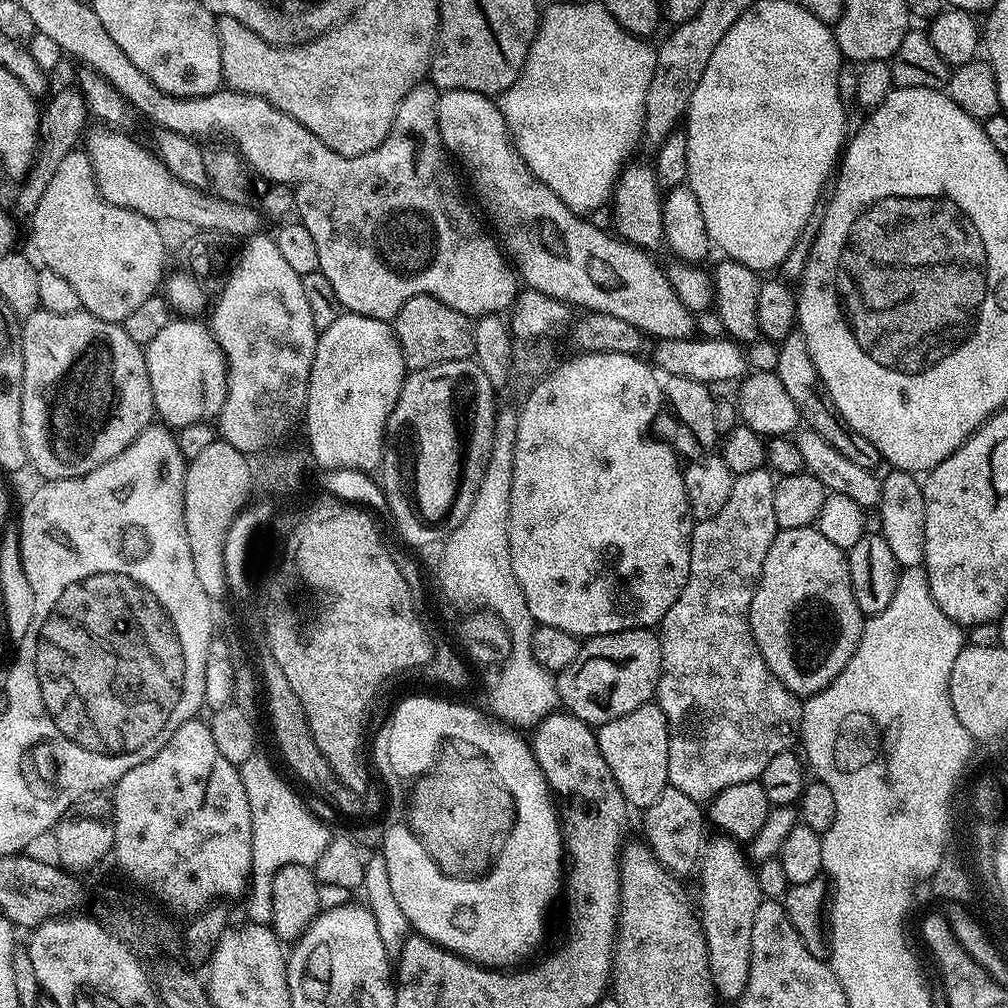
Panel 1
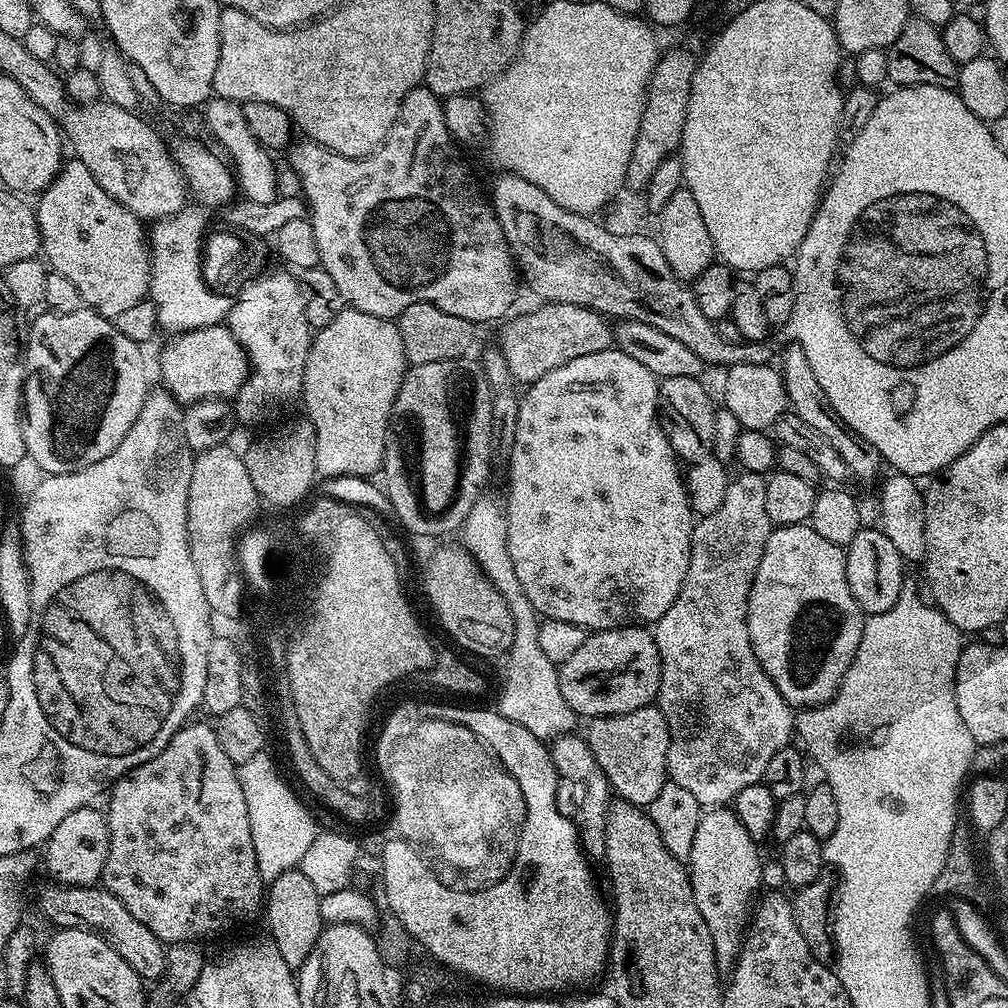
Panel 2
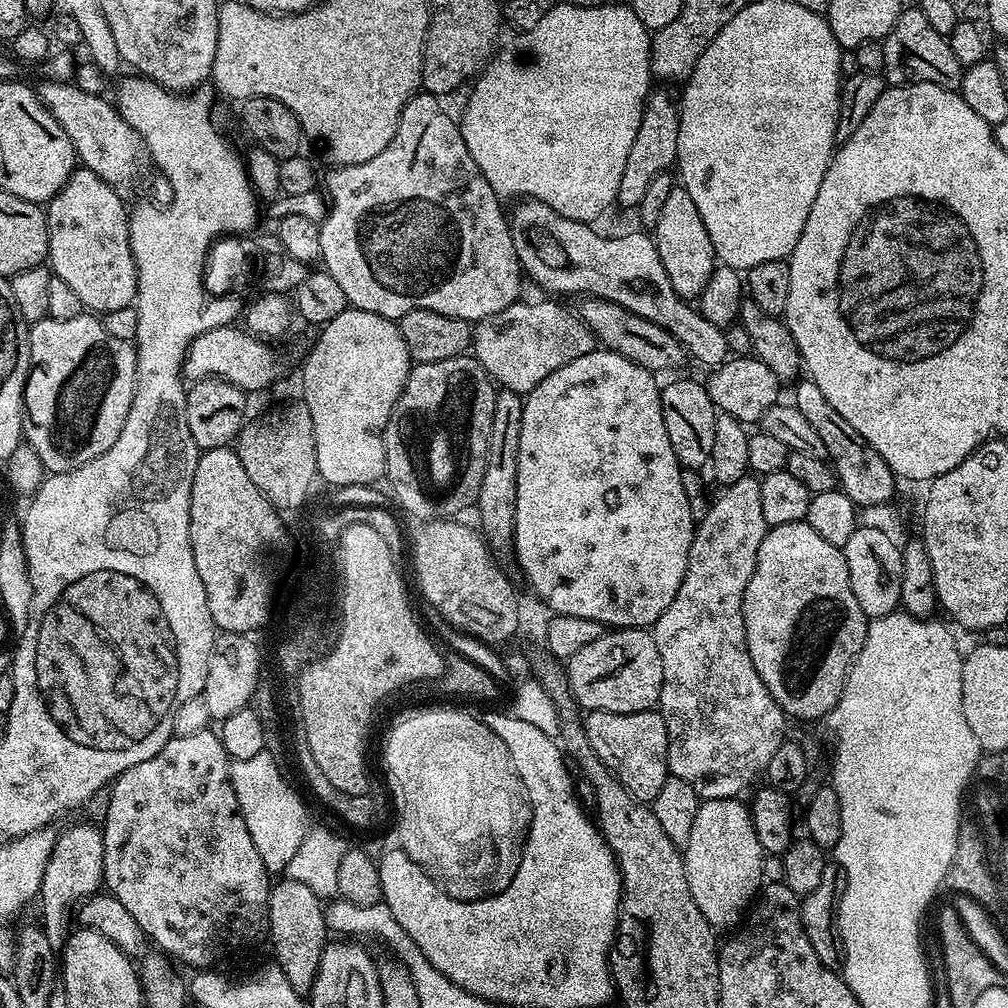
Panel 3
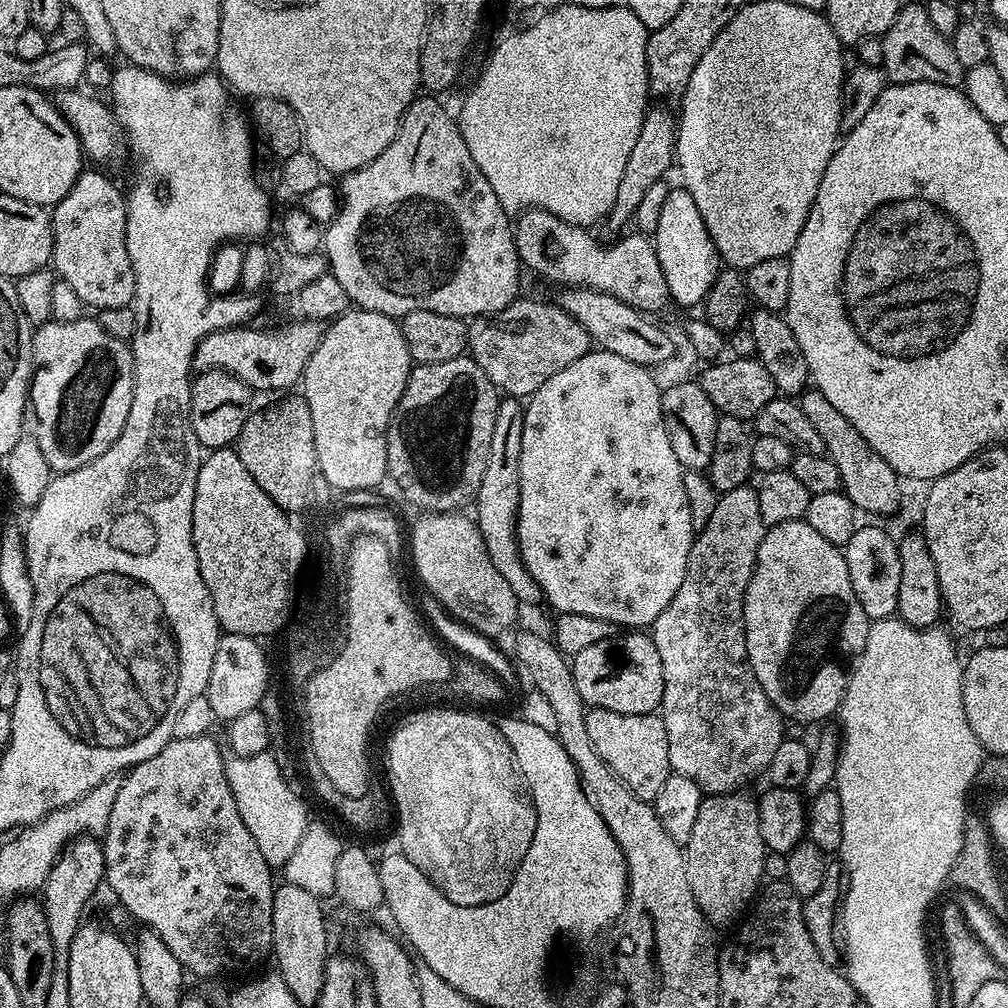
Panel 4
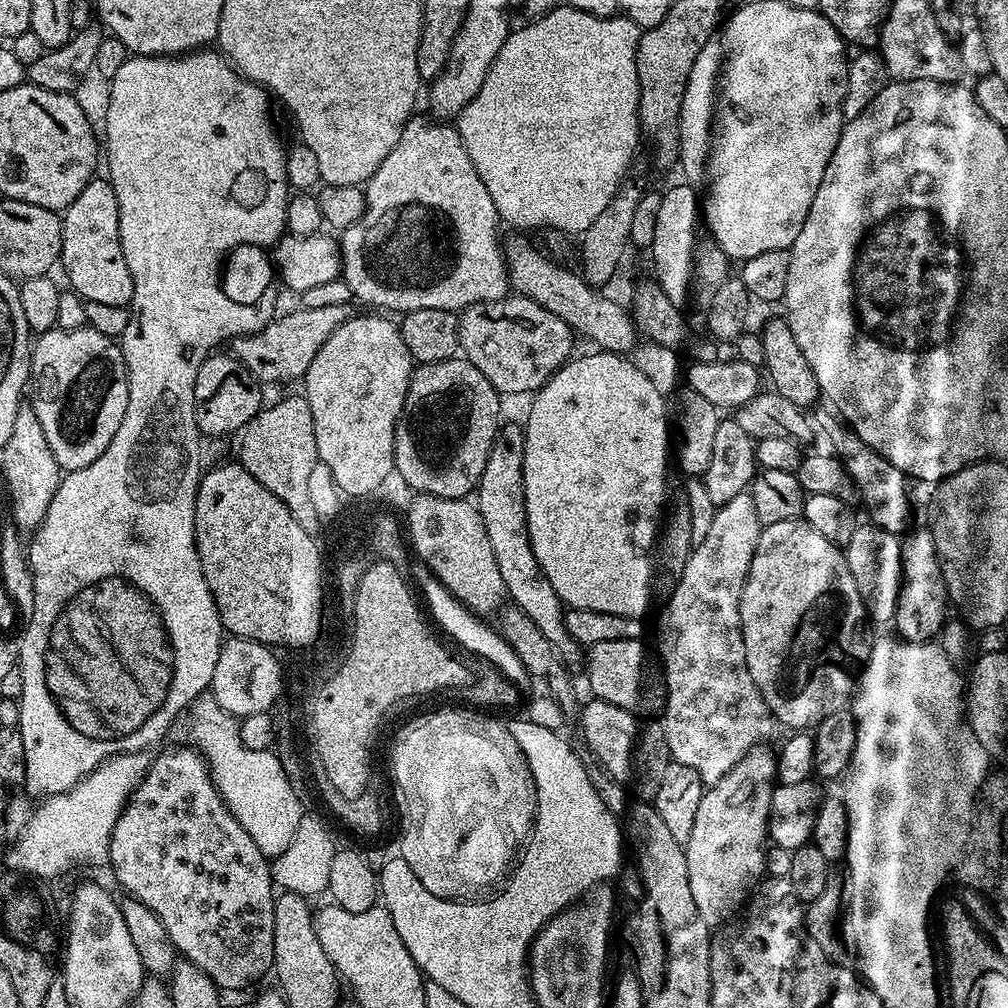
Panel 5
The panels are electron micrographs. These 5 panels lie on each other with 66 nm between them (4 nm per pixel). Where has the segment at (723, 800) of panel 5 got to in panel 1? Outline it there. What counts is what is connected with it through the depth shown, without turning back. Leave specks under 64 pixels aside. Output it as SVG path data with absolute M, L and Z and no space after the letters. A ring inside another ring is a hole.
M727 834L717 837L717 840L709 839L705 843L698 861L698 911L704 927L710 978L716 995L721 1001L736 1002L750 978L750 934L754 930L754 914L758 914L762 897L756 869L745 849Z

